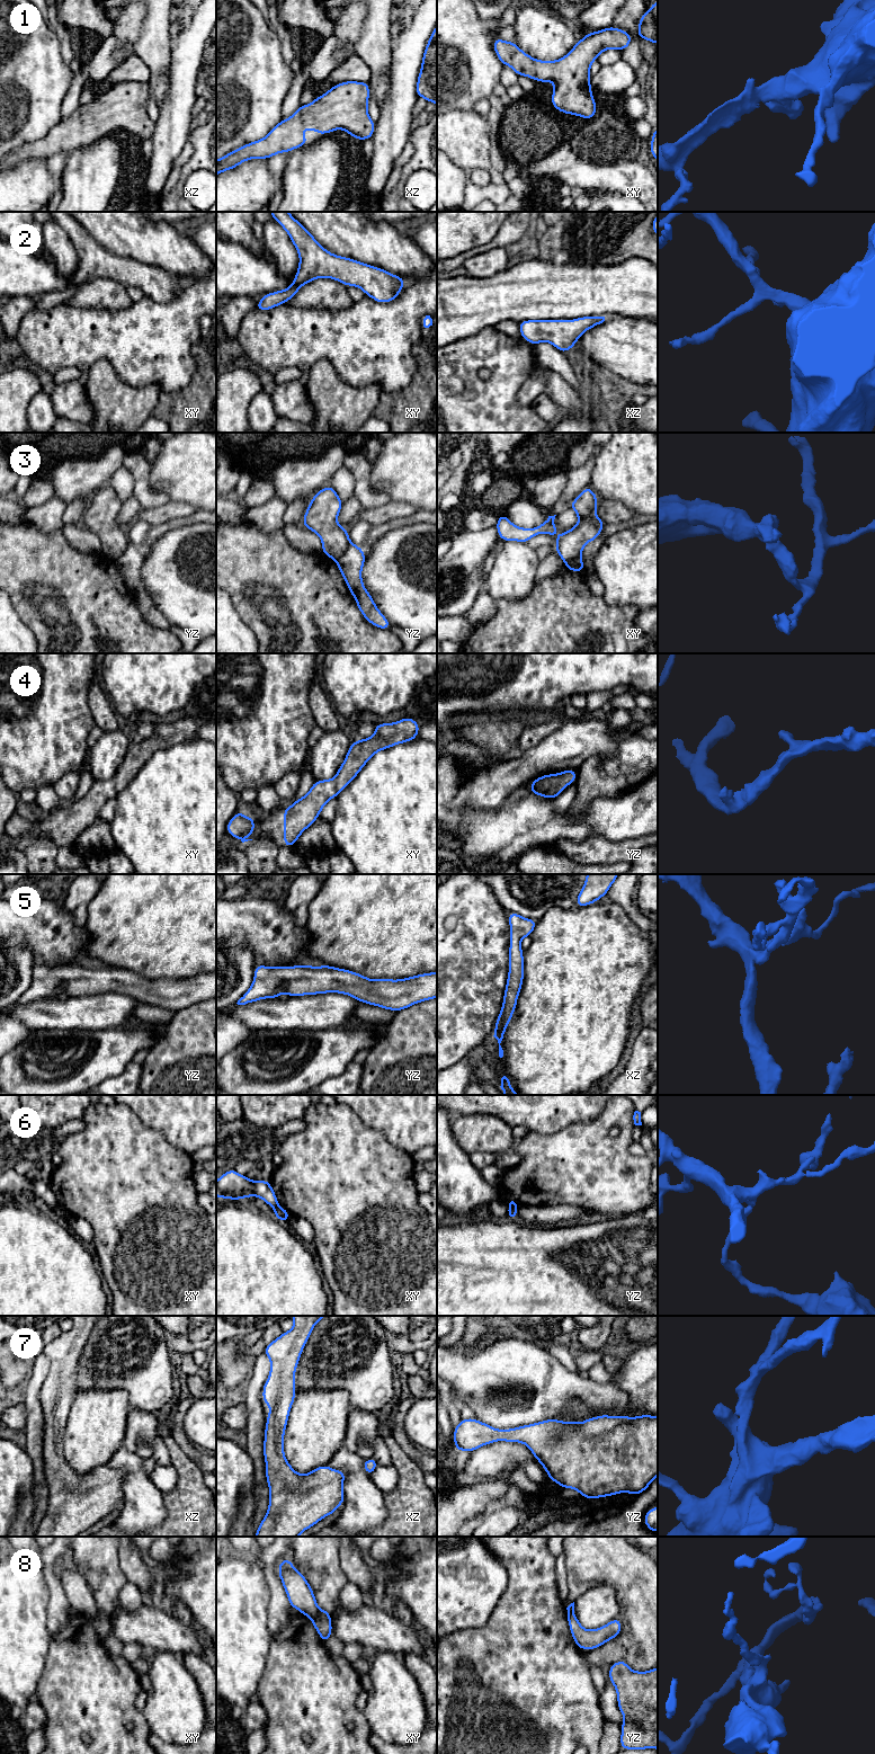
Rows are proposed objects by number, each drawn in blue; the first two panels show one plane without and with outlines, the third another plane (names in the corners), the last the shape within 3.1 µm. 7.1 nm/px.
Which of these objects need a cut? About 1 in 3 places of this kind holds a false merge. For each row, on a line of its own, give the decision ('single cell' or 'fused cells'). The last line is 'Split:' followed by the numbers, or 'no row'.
1: single cell
2: single cell
3: fused cells
4: single cell
5: single cell
6: fused cells
7: single cell
8: fused cells
Split: 3, 6, 8

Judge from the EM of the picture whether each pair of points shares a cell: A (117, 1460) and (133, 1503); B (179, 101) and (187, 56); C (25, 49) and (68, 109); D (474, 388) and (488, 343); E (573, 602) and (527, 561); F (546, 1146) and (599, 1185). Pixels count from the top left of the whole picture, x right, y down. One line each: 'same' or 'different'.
A: same
B: same
C: different
D: same
E: different
F: same

